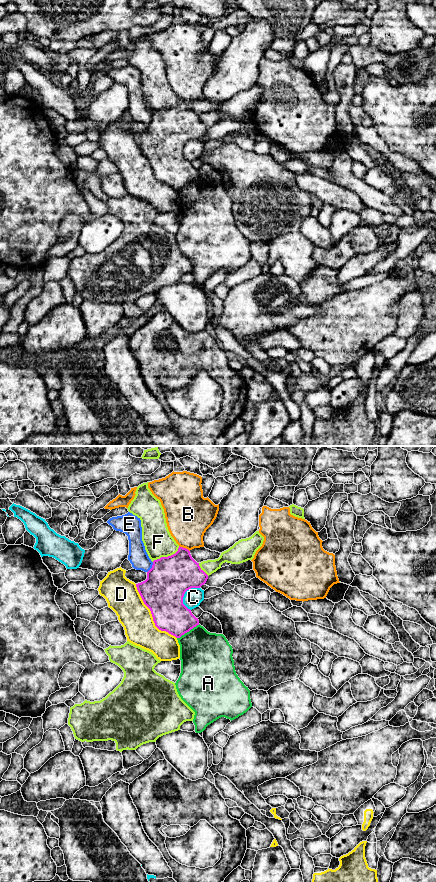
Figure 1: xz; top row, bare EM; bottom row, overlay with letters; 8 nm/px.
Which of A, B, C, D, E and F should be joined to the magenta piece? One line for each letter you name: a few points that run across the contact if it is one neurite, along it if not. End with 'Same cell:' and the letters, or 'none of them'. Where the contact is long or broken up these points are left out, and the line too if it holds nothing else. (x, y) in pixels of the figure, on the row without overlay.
Same cell: none of them

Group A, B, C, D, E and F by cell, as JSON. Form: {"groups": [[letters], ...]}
{"groups": [["A"], ["B"], ["C"], ["D"], ["E"], ["F"]]}

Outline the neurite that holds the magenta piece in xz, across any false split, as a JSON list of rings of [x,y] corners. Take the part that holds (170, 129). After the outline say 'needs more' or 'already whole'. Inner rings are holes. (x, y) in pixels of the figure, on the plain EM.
[[[179,98],[175,106],[154,112],[152,120],[147,124],[147,131],[136,136],[136,139],[144,156],[151,163],[155,178],[180,190],[199,177],[198,170],[183,156],[184,146],[191,140],[200,140],[207,131],[208,127],[192,110],[190,103]]] | already whole

